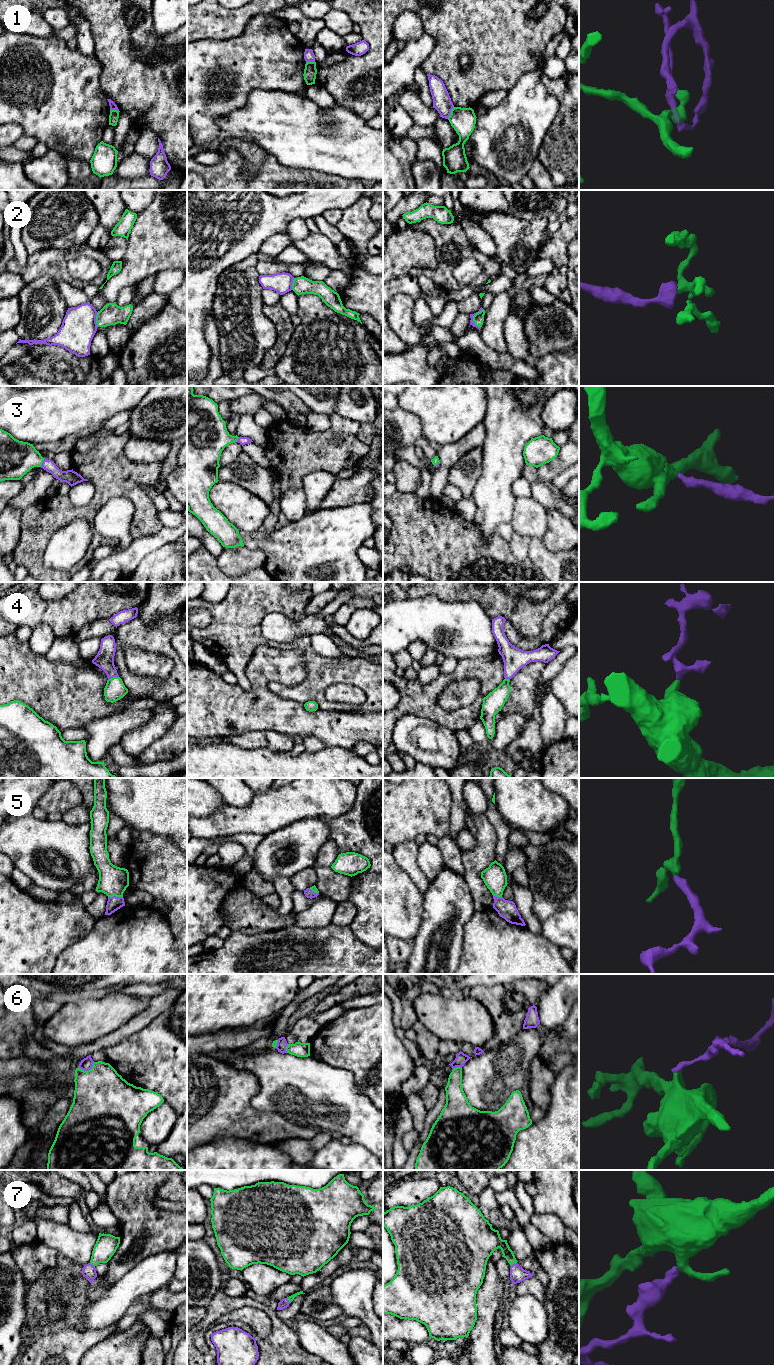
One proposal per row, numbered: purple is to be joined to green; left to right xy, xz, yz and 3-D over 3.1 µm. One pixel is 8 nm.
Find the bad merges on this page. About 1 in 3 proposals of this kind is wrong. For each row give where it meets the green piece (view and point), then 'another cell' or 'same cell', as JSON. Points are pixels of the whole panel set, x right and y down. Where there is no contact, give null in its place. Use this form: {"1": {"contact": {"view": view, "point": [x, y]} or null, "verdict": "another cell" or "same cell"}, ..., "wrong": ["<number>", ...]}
{"1": {"contact": {"view": "yz", "point": [451, 112]}, "verdict": "another cell"}, "2": {"contact": {"view": "yz", "point": [473, 317]}, "verdict": "another cell"}, "3": {"contact": {"view": "xy", "point": [42, 462]}, "verdict": "same cell"}, "4": {"contact": {"view": "xy", "point": [113, 677]}, "verdict": "same cell"}, "5": {"contact": {"view": "xy", "point": [115, 895]}, "verdict": "same cell"}, "6": {"contact": {"view": "xy", "point": [88, 1070]}, "verdict": "another cell"}, "7": {"contact": {"view": "yz", "point": [513, 1263]}, "verdict": "same cell"}, "wrong": ["1", "2", "6"]}

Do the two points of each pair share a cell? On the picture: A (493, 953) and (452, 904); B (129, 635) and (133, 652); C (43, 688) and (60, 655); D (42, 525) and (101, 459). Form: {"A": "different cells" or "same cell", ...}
{"A": "different cells", "B": "different cells", "C": "different cells", "D": "same cell"}

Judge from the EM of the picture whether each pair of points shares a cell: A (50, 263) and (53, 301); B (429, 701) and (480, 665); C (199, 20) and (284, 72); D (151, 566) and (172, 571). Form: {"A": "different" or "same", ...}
{"A": "different", "B": "same", "C": "different", "D": "same"}

